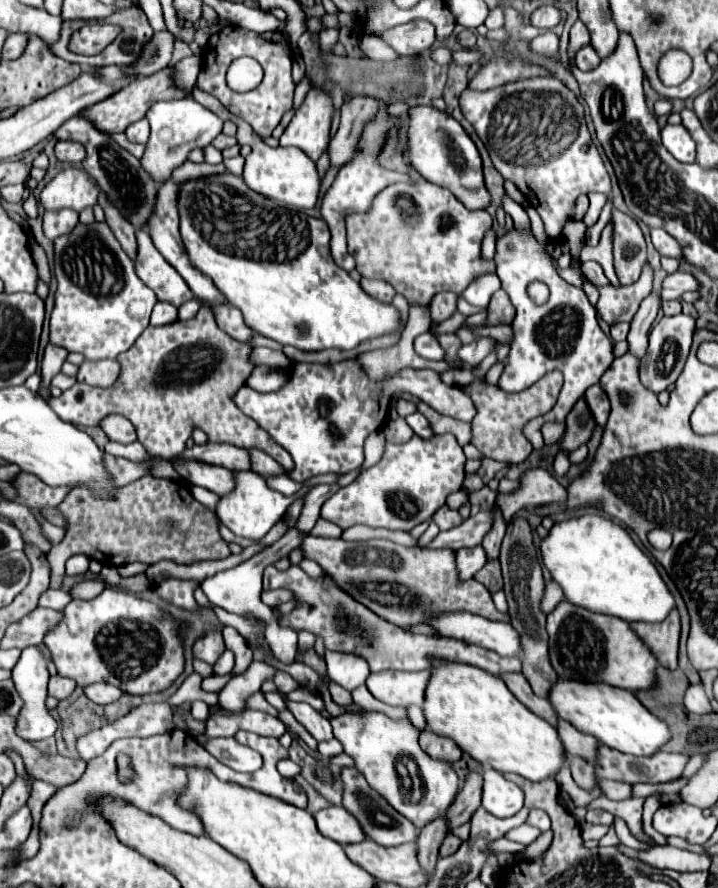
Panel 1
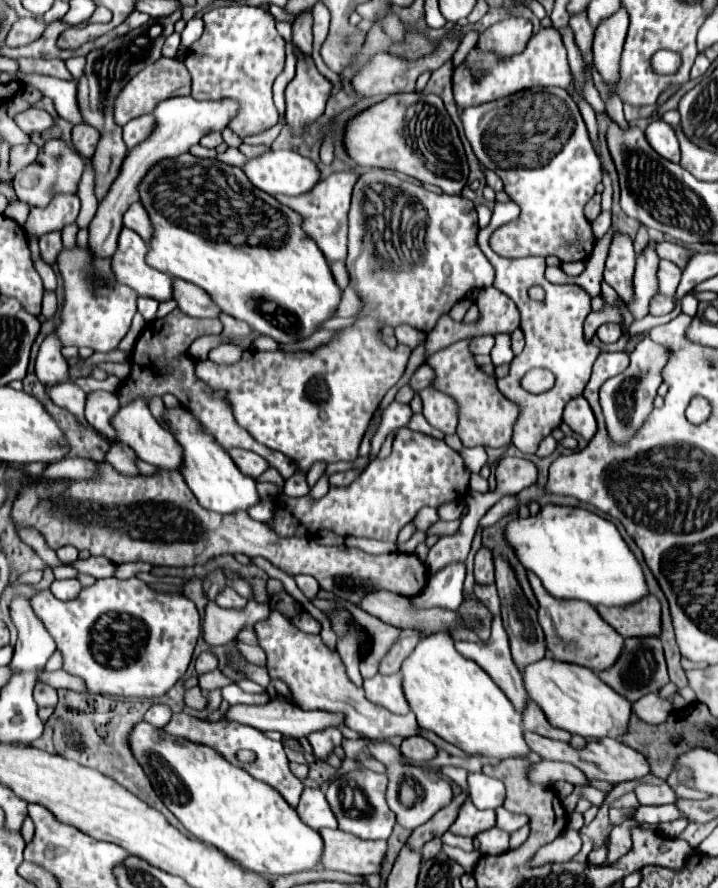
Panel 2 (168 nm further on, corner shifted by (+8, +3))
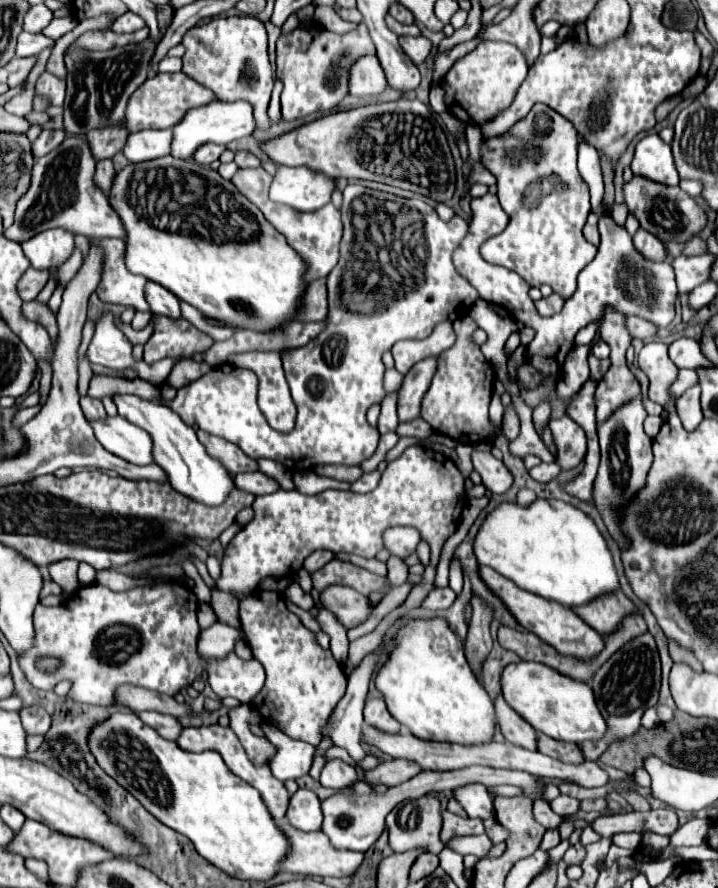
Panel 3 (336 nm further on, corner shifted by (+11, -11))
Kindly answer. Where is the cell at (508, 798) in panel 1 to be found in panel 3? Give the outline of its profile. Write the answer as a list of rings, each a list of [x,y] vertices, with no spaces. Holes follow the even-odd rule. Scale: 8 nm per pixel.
[[[469,784],[469,786],[457,788],[453,794],[459,800],[459,804],[465,808],[469,818],[487,820],[487,818],[495,816],[493,800],[483,784]]]

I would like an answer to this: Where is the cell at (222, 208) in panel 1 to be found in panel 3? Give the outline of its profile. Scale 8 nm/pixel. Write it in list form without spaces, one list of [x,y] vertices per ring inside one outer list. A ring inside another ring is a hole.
[[[163,156],[157,160],[149,160],[149,162],[141,162],[141,164],[127,164],[113,180],[113,188],[109,194],[109,202],[113,204],[113,208],[117,210],[117,214],[121,216],[125,228],[127,228],[127,250],[125,250],[125,264],[133,274],[145,276],[151,282],[161,284],[163,288],[167,288],[169,292],[173,292],[179,300],[195,306],[199,312],[203,312],[207,318],[211,320],[219,320],[227,326],[233,326],[237,330],[253,330],[253,332],[275,332],[279,330],[283,324],[289,324],[295,320],[295,316],[299,314],[301,306],[303,306],[303,296],[307,290],[307,262],[287,244],[285,236],[281,236],[281,232],[277,232],[267,220],[265,216],[259,212],[259,208],[255,204],[251,204],[237,188],[233,182],[221,178],[219,172],[209,170],[193,160],[179,160],[179,158],[171,158],[171,156]]]

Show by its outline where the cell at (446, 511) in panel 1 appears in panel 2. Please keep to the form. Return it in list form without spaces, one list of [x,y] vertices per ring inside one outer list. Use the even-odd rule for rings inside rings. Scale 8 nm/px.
[[[422,508],[412,520],[416,530],[428,530],[428,526],[432,526],[434,522],[438,522],[438,512],[432,508]]]

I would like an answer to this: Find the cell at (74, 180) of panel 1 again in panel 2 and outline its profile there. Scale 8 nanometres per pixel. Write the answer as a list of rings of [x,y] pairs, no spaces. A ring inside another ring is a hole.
[[[58,194],[46,208],[32,208],[24,230],[32,238],[40,238],[48,232],[62,230],[68,224],[74,224],[80,212],[80,200],[76,194]]]

